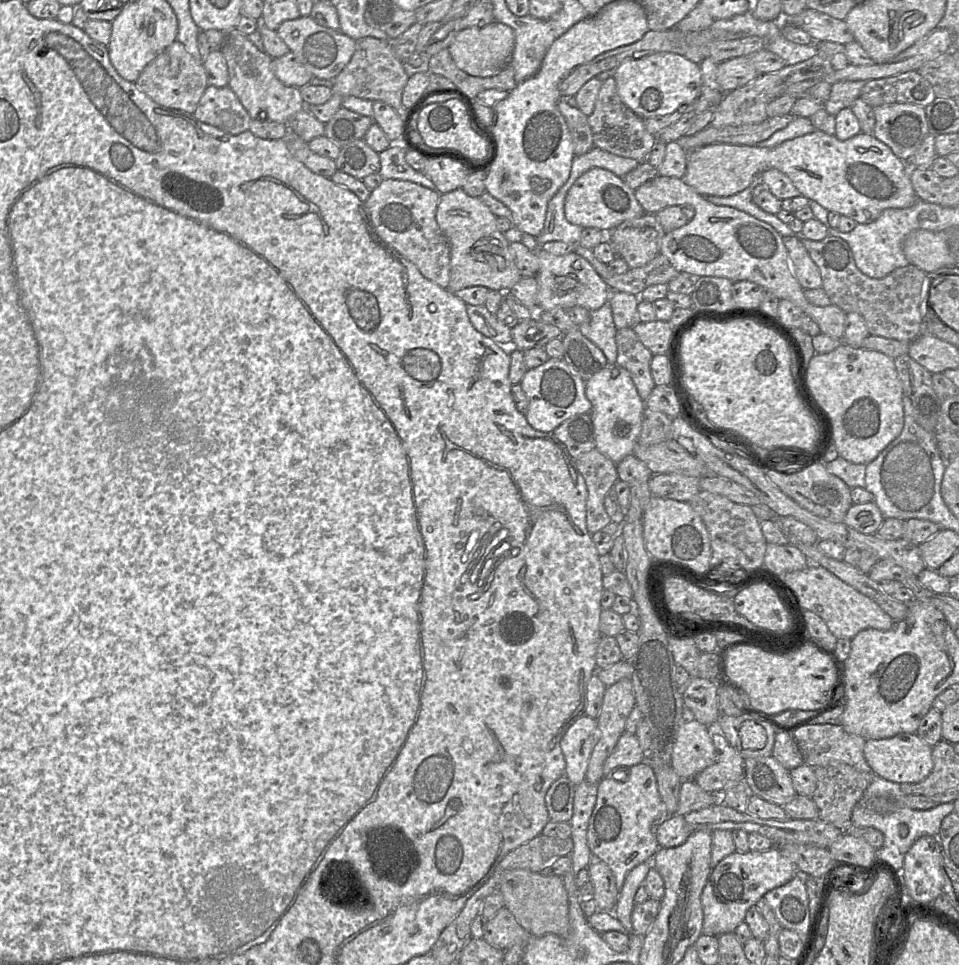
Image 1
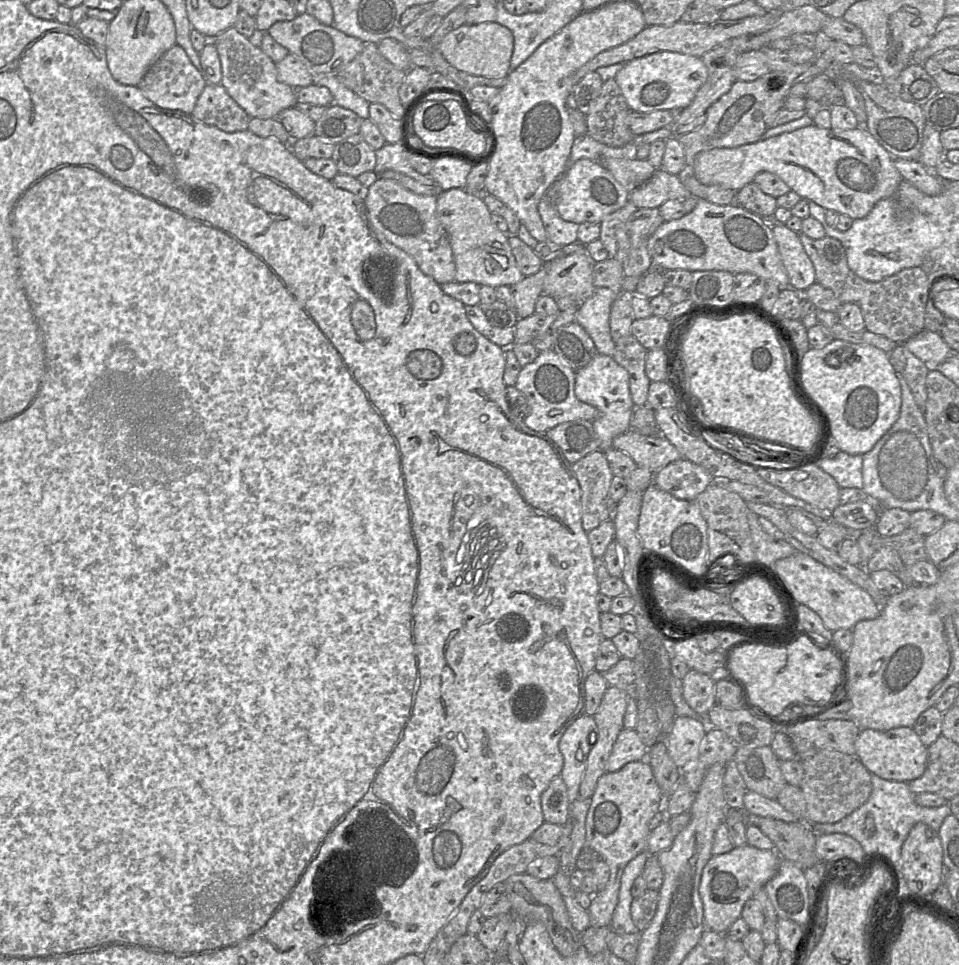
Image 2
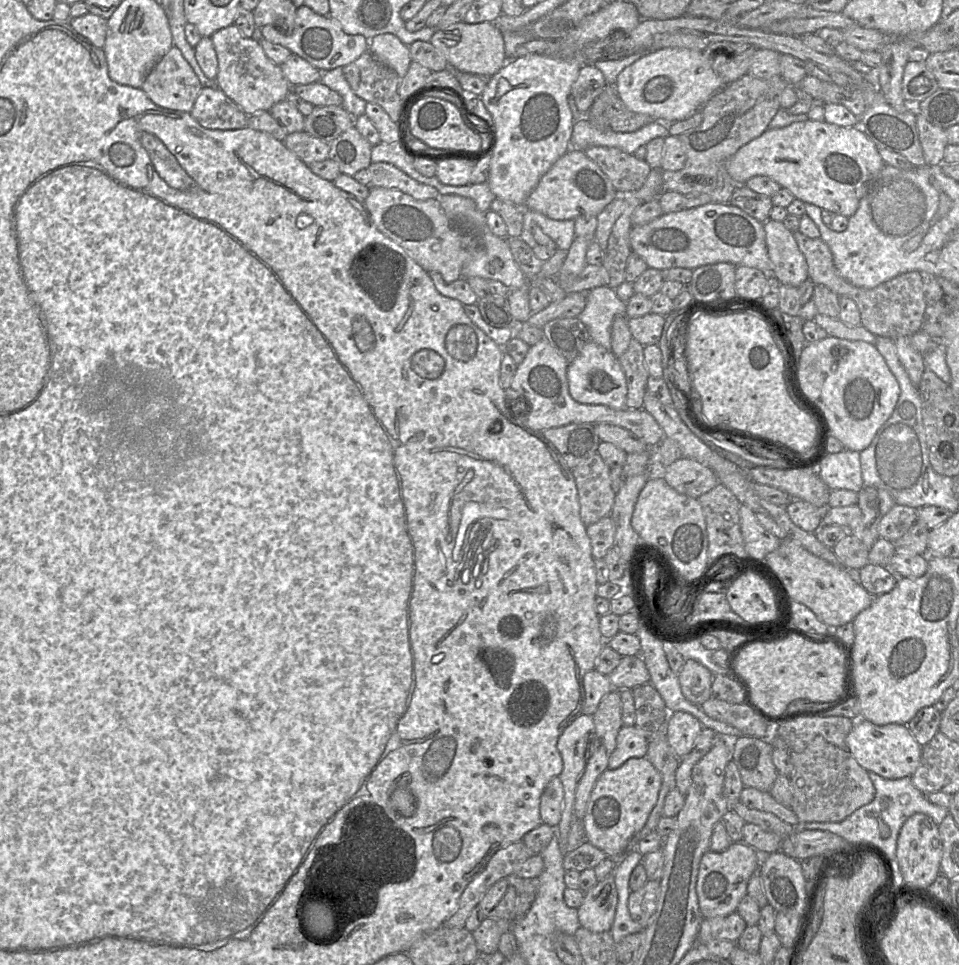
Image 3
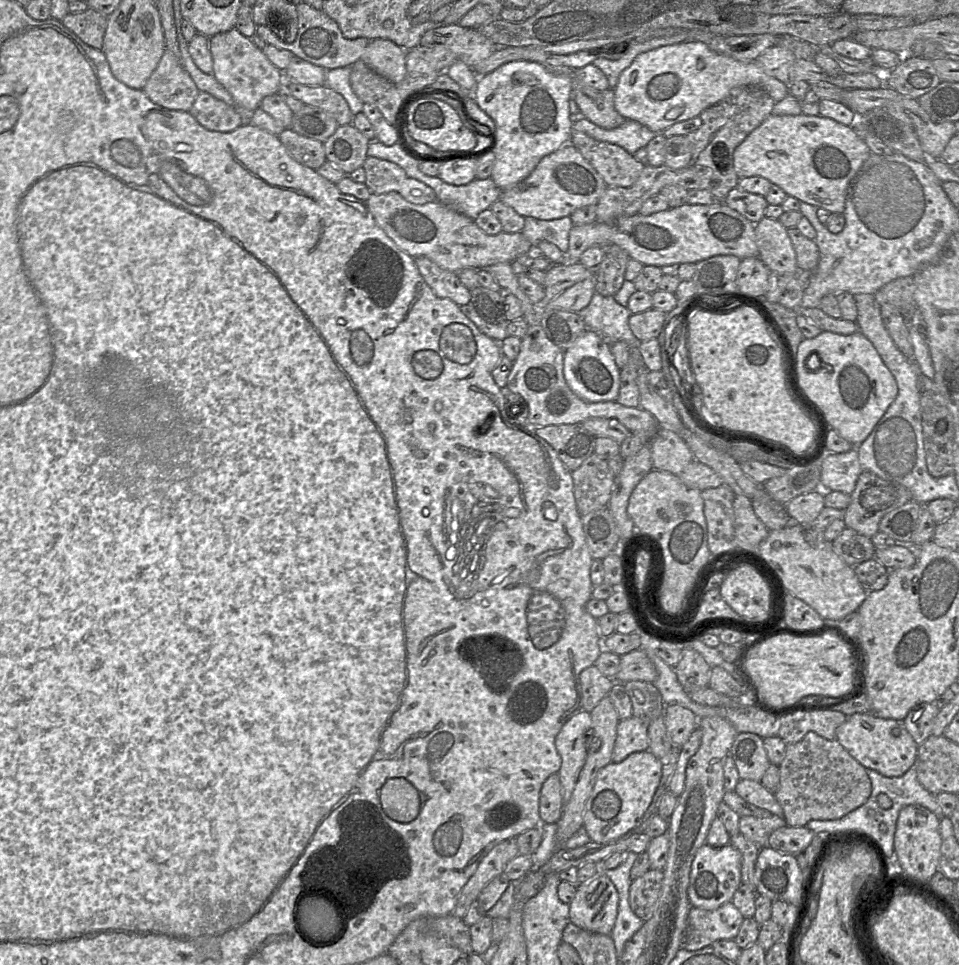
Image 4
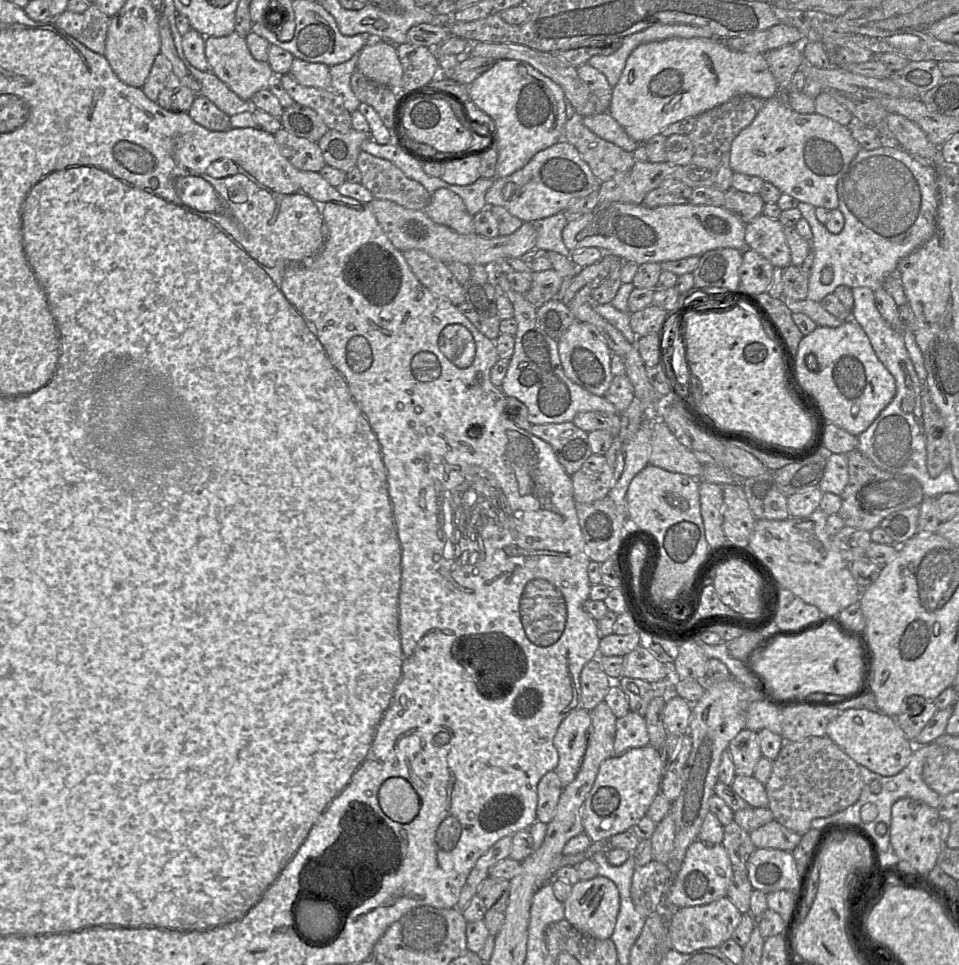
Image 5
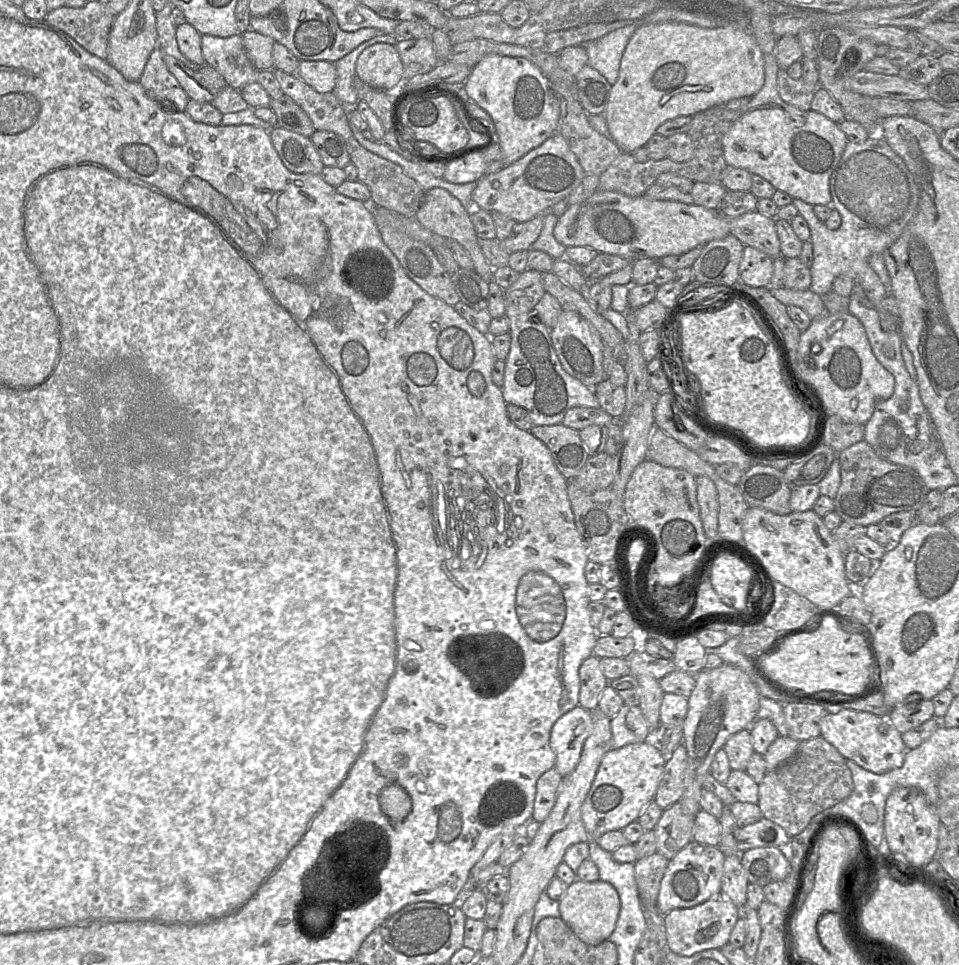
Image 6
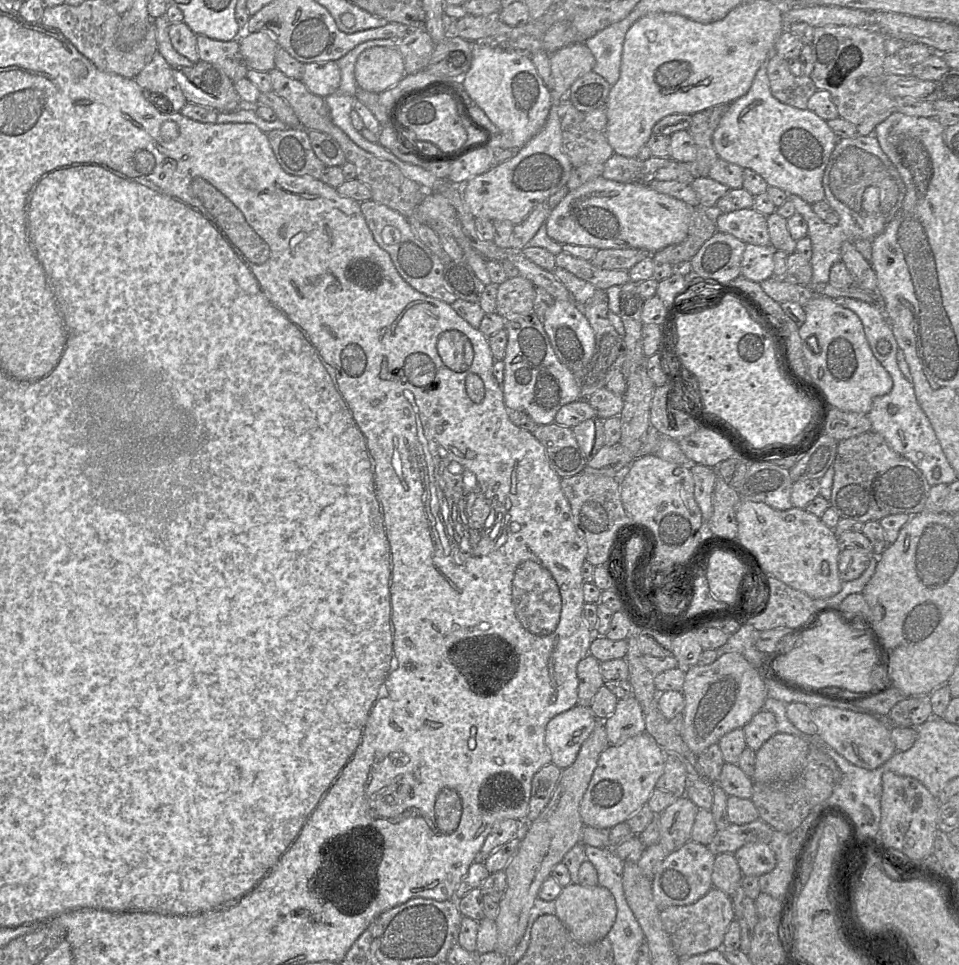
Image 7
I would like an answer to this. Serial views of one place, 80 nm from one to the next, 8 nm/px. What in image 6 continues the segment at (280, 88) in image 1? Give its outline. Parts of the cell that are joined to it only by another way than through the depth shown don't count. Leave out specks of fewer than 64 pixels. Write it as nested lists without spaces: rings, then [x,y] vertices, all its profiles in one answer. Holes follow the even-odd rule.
[[[242,34],[226,38],[202,35],[201,49],[205,63],[214,67],[234,89],[257,82],[258,70],[244,50]]]

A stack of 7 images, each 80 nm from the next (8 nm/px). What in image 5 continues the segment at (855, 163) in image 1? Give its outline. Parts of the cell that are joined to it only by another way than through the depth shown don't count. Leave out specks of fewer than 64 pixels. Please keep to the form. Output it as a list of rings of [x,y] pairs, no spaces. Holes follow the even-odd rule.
[[[780,92],[767,100],[749,126],[732,141],[730,167],[733,172],[760,177],[773,184],[781,193],[790,195],[799,202],[830,211],[838,209],[836,185],[860,150],[850,130],[832,119],[817,114],[801,114],[780,101]]]

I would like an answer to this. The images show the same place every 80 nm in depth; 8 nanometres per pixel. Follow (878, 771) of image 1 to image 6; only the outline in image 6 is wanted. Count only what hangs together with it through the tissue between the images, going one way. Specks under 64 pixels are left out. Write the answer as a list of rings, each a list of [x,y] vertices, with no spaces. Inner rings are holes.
[[[841,709],[829,713],[820,721],[821,733],[846,759],[875,774],[884,774],[902,766],[907,747],[902,734],[888,721],[887,717],[876,716],[869,712]]]

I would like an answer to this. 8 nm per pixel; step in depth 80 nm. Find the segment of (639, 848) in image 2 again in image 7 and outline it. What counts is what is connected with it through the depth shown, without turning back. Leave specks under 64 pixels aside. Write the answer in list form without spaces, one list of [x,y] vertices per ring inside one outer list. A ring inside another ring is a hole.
[[[647,732],[630,737],[620,745],[609,745],[599,756],[579,812],[585,826],[611,829],[625,822],[647,804],[656,782],[663,774],[666,753]],[[573,884],[563,887],[555,900],[556,916],[571,935],[583,945],[594,944],[607,937],[617,916],[617,905],[613,894],[602,886],[593,887]]]

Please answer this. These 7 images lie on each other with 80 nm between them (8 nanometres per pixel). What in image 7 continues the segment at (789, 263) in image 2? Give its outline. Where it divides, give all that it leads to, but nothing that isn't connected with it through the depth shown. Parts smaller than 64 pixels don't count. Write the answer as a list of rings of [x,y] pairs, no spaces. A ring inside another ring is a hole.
[[[745,208],[715,217],[718,231],[728,233],[746,244],[770,245],[767,216],[754,208]]]

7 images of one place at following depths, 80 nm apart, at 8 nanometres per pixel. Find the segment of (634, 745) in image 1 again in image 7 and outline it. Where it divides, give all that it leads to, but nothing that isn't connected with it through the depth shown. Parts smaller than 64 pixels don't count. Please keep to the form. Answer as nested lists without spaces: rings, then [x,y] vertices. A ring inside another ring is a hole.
[[[635,696],[619,699],[614,712],[603,723],[611,745],[620,745],[646,731],[643,710]]]

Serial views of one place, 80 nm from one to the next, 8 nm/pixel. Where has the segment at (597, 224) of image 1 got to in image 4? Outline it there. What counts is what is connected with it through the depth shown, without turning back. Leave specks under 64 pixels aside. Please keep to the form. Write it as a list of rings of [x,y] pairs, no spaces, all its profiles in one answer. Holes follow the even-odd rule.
[[[569,142],[543,157],[523,181],[502,190],[499,200],[523,217],[554,220],[569,217],[578,208],[596,206],[606,188],[607,185],[599,173]]]

